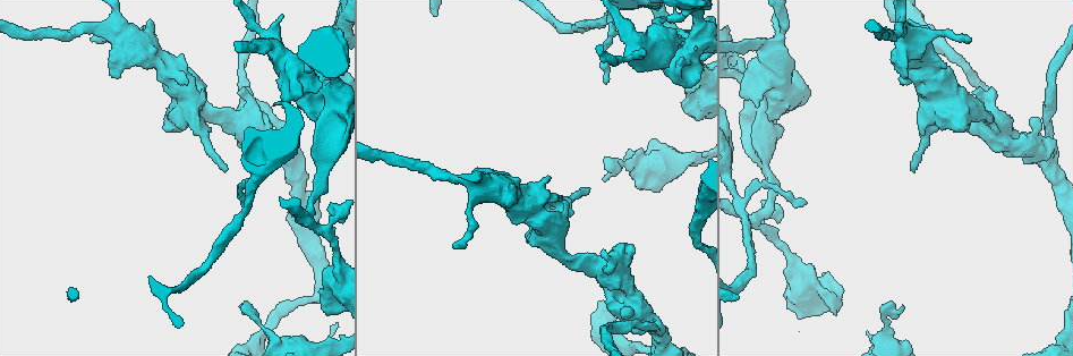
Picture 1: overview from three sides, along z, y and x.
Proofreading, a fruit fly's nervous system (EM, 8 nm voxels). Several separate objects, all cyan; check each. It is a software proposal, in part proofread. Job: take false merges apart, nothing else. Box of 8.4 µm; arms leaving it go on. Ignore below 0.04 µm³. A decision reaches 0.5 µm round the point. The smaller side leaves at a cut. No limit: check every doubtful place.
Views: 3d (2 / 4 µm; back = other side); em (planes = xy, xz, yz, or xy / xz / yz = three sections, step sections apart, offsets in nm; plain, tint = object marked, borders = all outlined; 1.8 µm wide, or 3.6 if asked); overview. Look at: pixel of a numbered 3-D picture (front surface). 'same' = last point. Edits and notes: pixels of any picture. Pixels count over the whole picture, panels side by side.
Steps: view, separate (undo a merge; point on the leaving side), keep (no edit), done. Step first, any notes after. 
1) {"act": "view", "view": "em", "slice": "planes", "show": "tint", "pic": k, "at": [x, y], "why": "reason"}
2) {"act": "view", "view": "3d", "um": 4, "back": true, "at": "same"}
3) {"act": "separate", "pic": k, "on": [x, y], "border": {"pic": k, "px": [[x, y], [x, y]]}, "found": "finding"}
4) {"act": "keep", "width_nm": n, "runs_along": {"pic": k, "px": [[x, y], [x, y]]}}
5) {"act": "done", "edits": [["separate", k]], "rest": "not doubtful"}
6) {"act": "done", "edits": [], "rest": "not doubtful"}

{"act": "view", "view": "em", "um": 3.6, "slice": "xy", "step": 4, "show": "tint", "pic": 1, "at": [308, 222], "why": "two arms in line, one across"}

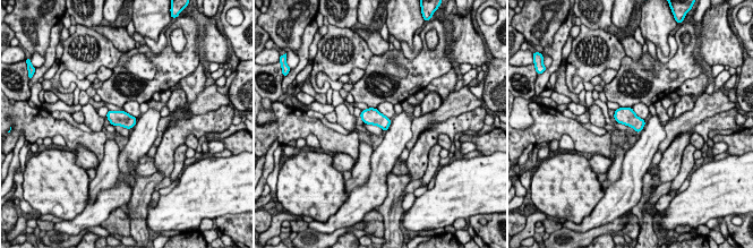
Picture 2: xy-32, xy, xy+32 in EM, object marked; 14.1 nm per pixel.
{"act": "view", "view": "em", "um": 3.6, "slice": "planes", "show": "borders", "at": "same"}

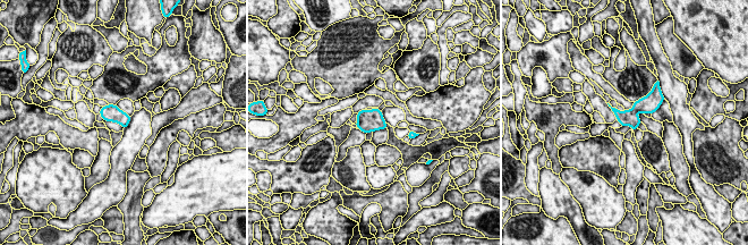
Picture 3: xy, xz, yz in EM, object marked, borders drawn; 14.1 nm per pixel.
{"act": "keep", "width_nm": 220, "found": "all the same cell"}

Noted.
{"act": "view", "view": "em", "slice": "xz", "step": 16, "show": "tint", "pic": 1, "at": [337, 91], "why": "sharp bend"}

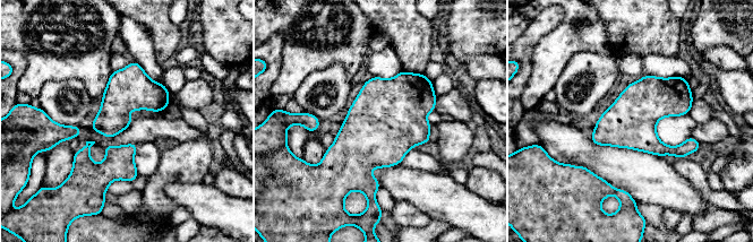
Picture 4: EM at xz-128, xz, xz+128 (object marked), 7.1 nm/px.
{"act": "view", "view": "em", "slice": "planes", "show": "tint", "at": "same", "why": "cut it another way"}

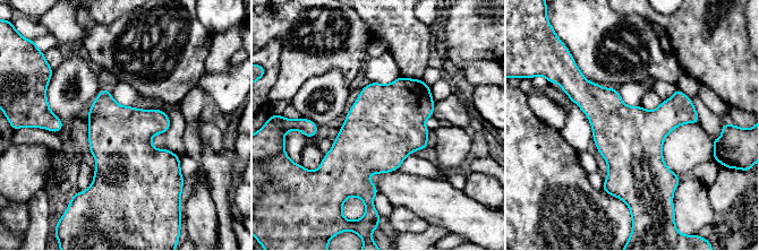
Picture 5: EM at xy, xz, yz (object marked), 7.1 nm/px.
{"act": "keep", "found": "continuous, no second cell"}

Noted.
{"act": "view", "view": "em", "um": 3.6, "slice": "yz", "step": 4, "show": "tint", "pic": 1, "at": [780, 91], "why": "calibre changes"}

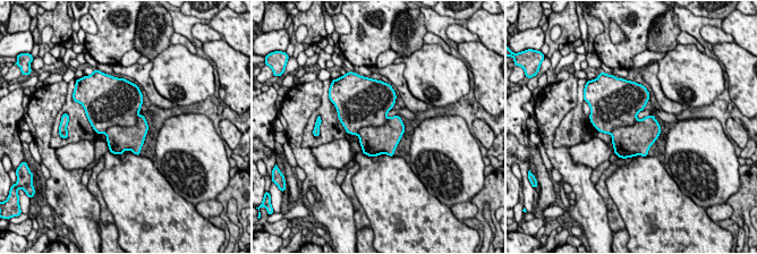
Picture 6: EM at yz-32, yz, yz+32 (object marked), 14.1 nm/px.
{"act": "keep", "found": "one cell here"}

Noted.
{"act": "view", "view": "3d", "um": 4, "pic": 1, "at": [549, 225]}

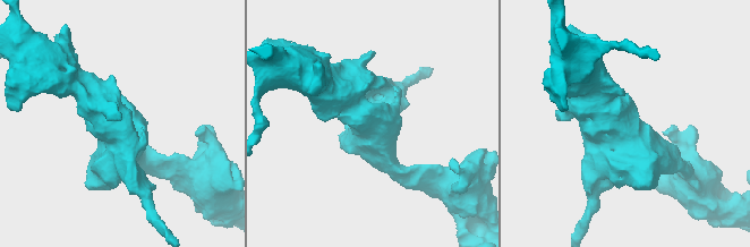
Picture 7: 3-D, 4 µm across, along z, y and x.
{"act": "view", "view": "em", "um": 3.6, "slice": "planes", "show": "tint", "pic": 7, "at": [372, 121]}

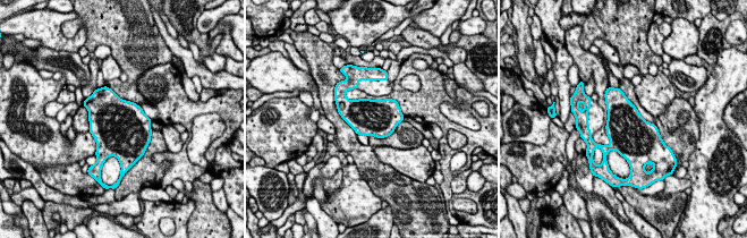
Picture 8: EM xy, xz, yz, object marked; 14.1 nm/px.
{"act": "keep", "found": "one cell here"}

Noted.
{"act": "view", "view": "3d", "um": 2, "pic": 1, "at": [521, 203], "why": "branch point"}

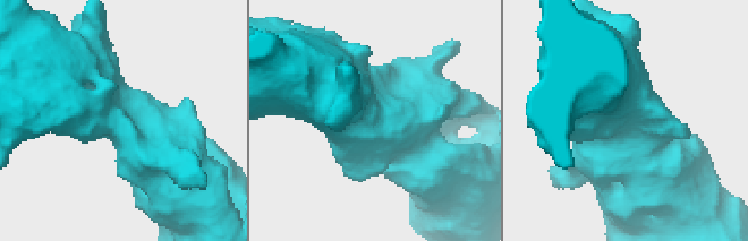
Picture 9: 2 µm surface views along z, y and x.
{"act": "view", "view": "em", "slice": "xy", "step": 8, "show": "tint", "pic": 9, "at": [124, 117], "why": "need the tissue"}

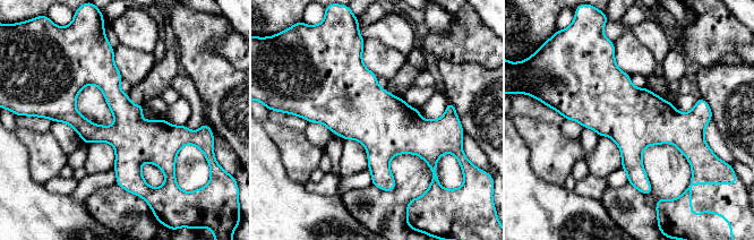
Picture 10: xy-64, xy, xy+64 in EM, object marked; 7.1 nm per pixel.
{"act": "keep", "width_nm": 300, "runs_along": {"pic": 10, "px": [[57, 109], [90, 133], [189, 134]]}, "found": "continuous, no second cell"}

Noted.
{"act": "view", "view": "3d", "um": 4, "pic": 1, "at": [633, 302], "why": "four-way junction"}

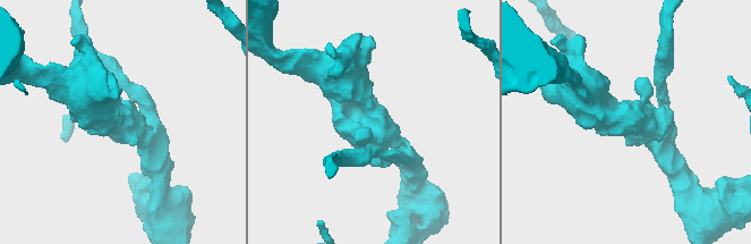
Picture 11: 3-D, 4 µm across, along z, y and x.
{"act": "view", "view": "em", "slice": "xz", "step": 4, "show": "tint", "pic": 11, "at": [373, 117], "arms": 4}

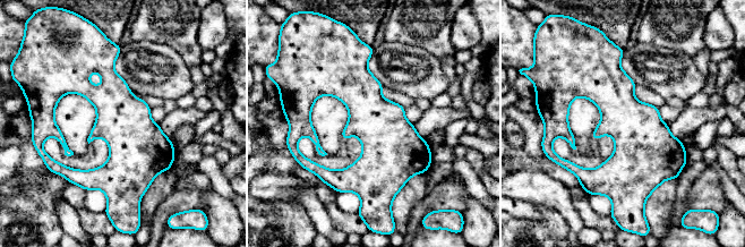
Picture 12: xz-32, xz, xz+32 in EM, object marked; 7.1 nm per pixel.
{"act": "view", "view": "em", "slice": "yz", "step": 16, "show": "tint", "at": "same"}

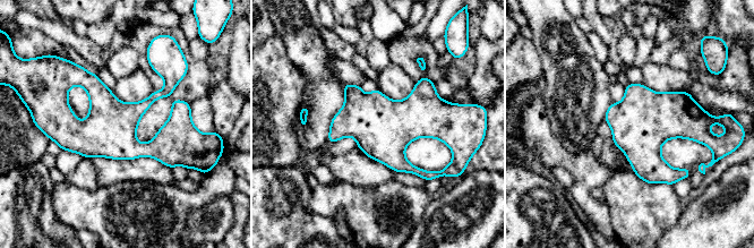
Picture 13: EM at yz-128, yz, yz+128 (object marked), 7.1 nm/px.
{"act": "keep", "runs_along": {"pic": 13, "px": [[59, 120], [129, 148], [190, 131]]}, "found": "continuous, no second cell"}

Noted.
{"act": "done", "edits": [], "rest": "not doubtful"}

